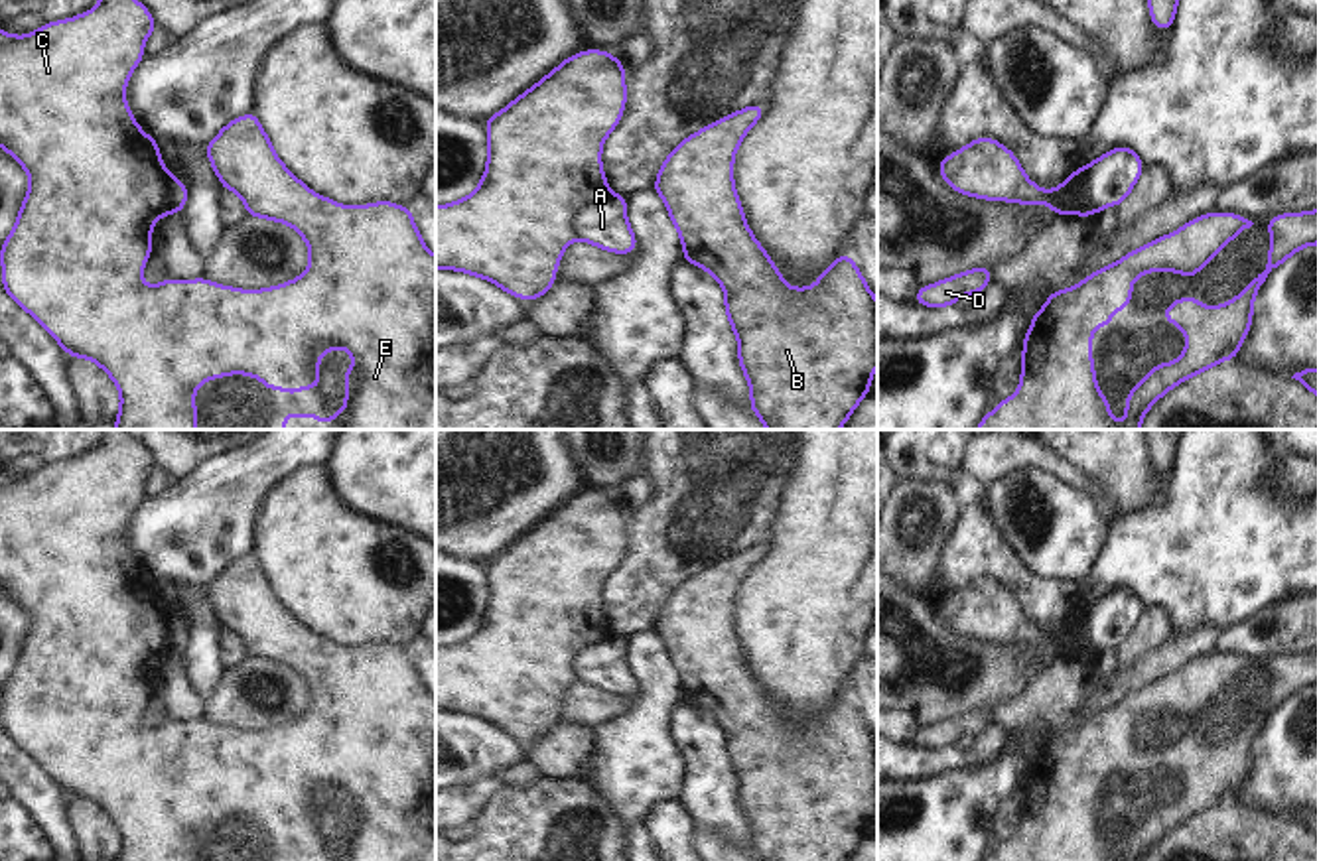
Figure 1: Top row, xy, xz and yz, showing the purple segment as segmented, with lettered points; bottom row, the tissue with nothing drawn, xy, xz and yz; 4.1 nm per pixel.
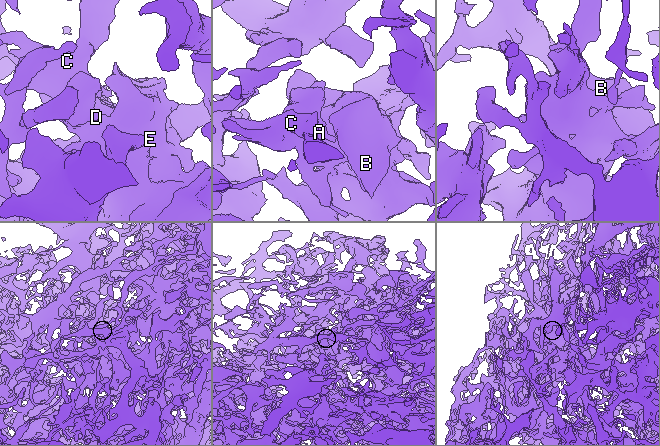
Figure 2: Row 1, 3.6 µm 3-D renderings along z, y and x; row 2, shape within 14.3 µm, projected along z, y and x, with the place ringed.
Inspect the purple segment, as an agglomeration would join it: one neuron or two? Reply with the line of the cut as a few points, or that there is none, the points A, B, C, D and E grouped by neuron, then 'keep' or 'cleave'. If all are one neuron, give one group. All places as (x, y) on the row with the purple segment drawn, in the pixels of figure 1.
xz (610, 192), (576, 213), (576, 237) | A / B C D E | cleave

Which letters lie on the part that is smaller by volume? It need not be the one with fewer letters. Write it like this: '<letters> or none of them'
A.

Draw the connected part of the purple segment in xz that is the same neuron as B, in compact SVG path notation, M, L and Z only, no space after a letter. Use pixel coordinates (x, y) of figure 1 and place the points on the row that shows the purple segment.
M751 104L682 140L662 162L653 191L662 197L680 234L682 260L710 272L726 292L724 307L739 343L737 361L755 416L767 430L840 430L871 388L877 364L877 299L850 254L838 256L812 288L789 288L753 236L733 185L733 156L763 114L765 104Z

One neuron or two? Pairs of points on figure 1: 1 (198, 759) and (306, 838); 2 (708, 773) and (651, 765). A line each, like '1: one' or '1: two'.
1: one
2: two

